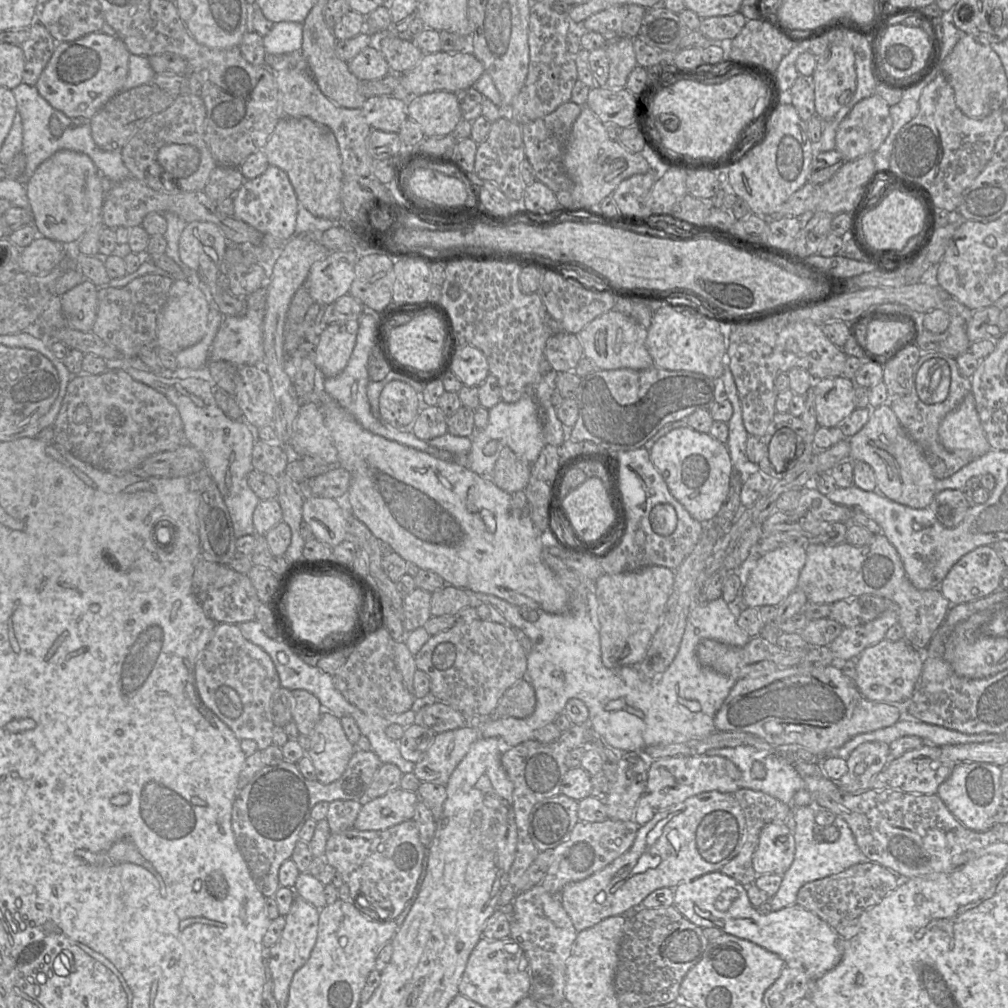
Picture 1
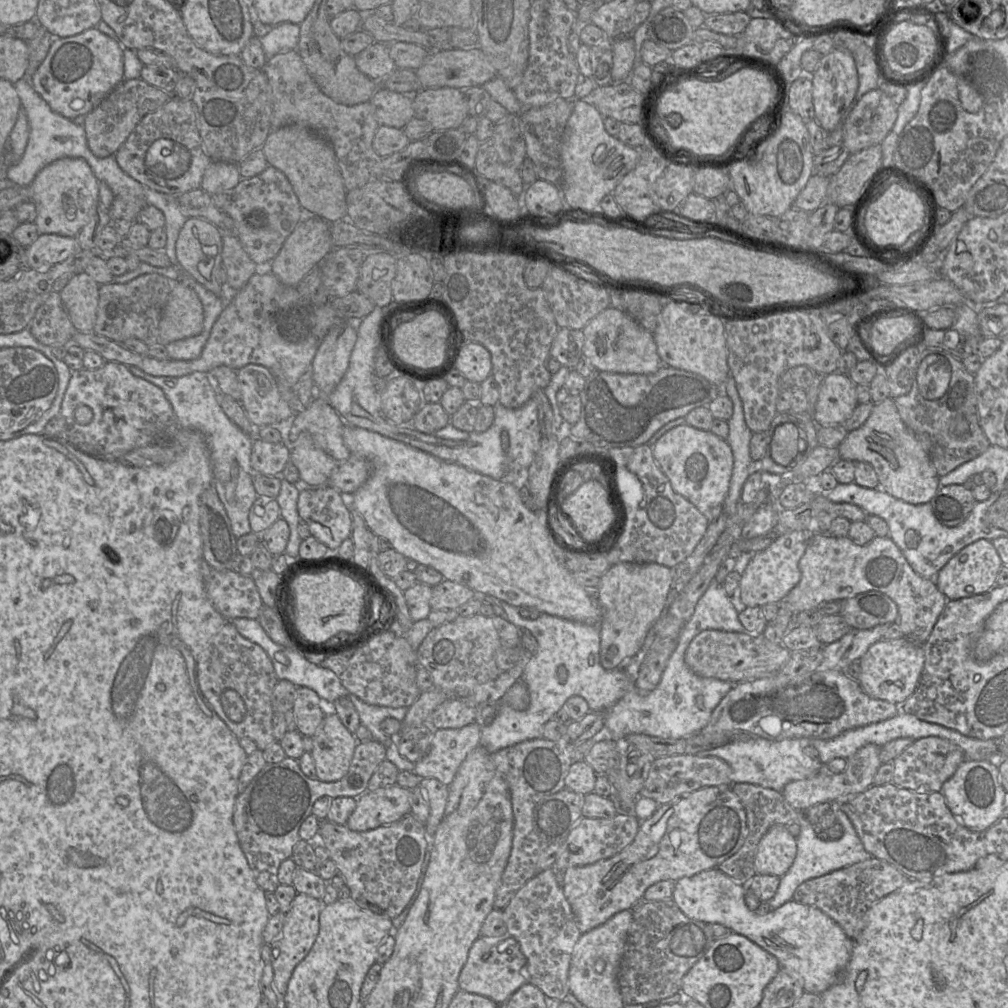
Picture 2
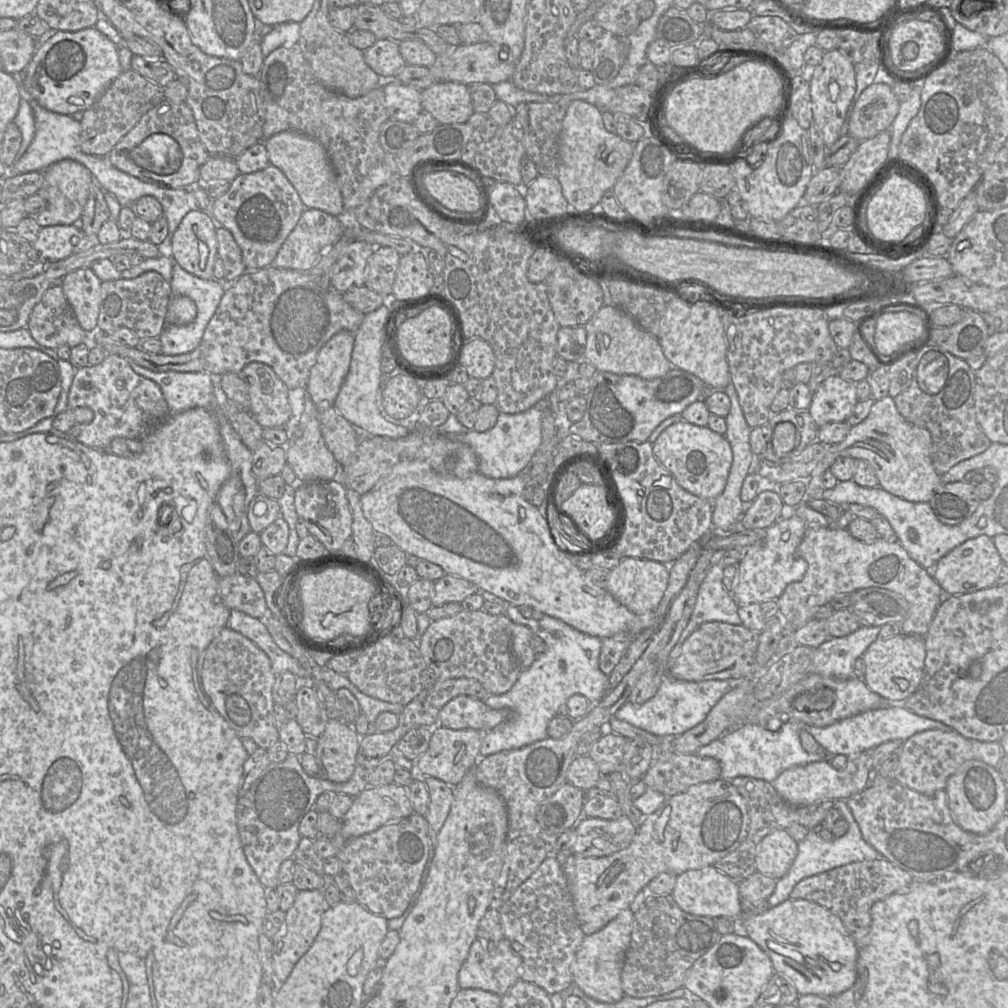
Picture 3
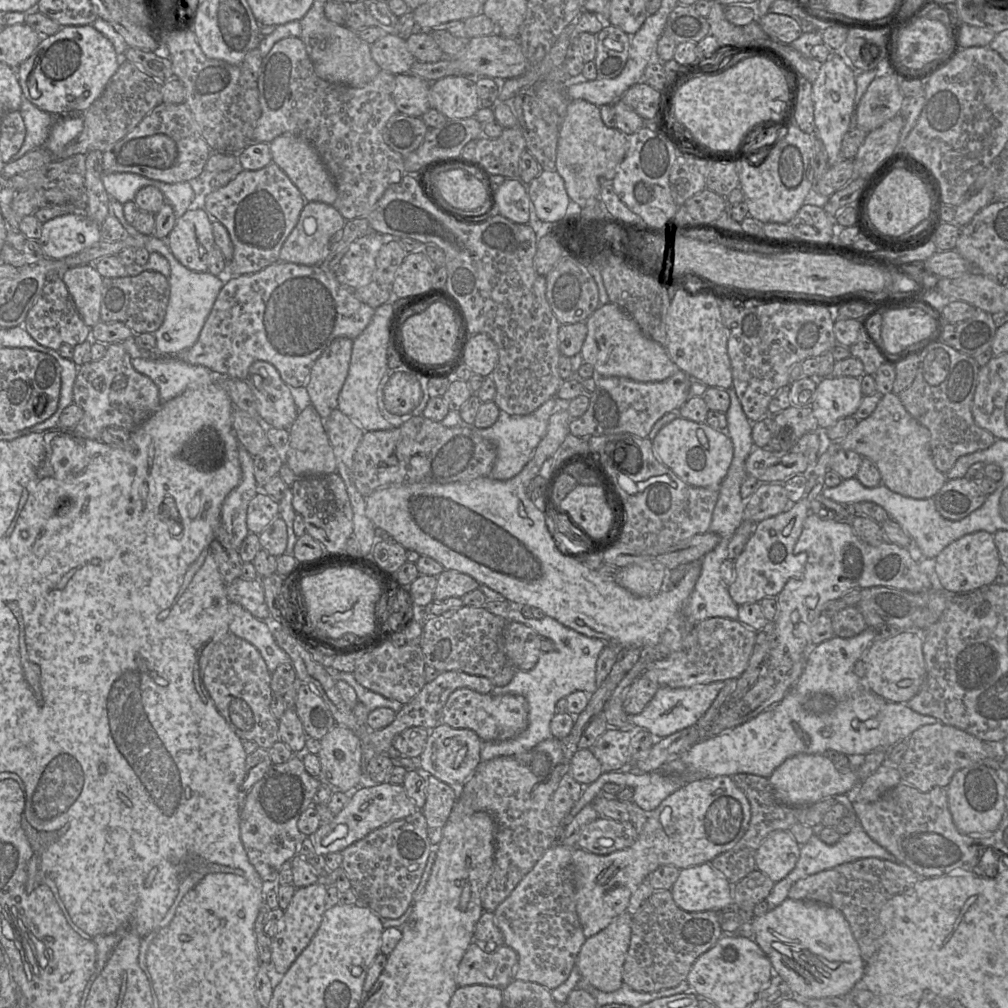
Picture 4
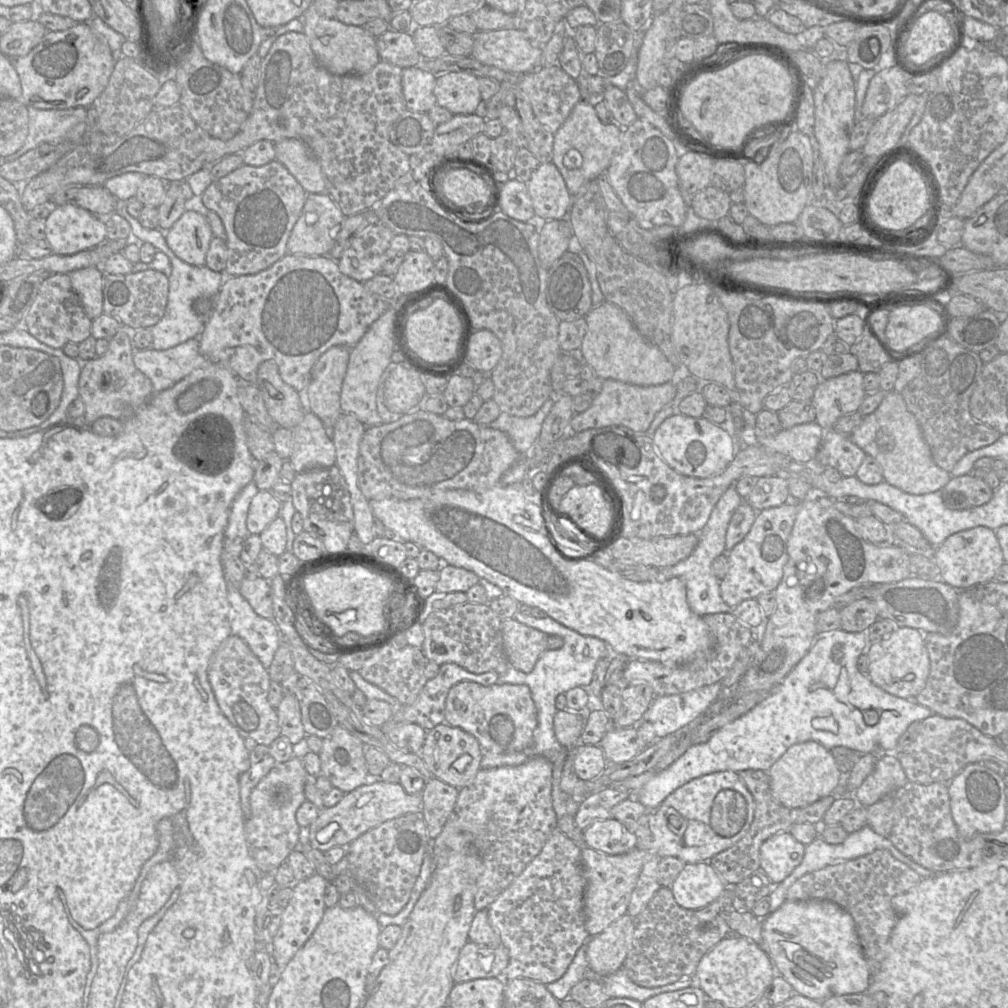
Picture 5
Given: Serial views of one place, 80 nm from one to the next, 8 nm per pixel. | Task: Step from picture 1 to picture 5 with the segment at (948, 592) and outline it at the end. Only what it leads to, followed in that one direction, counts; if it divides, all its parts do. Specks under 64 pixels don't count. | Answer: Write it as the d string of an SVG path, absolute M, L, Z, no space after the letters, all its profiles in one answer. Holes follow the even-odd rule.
M977 526L954 533L933 551L933 559L939 568L939 579L957 590L993 580L1005 562L995 530Z

